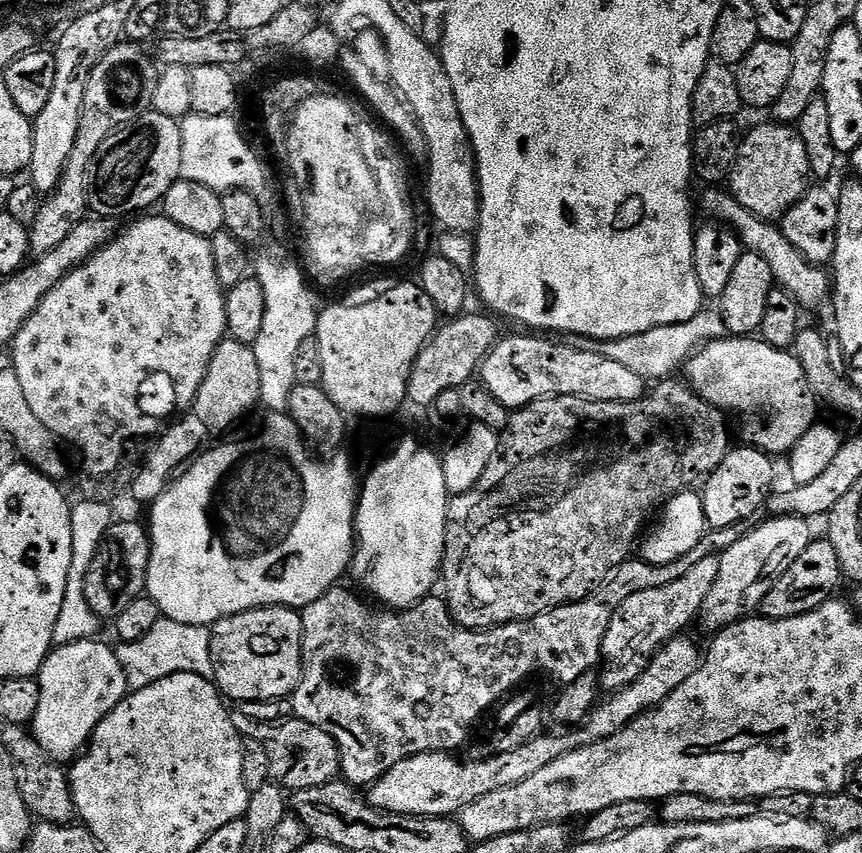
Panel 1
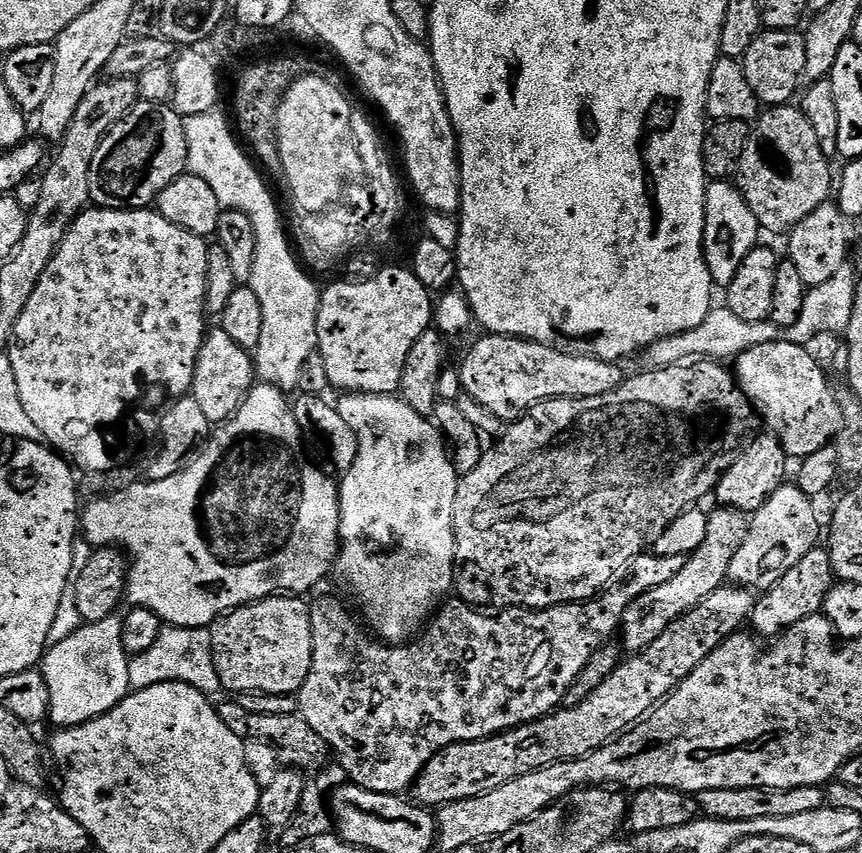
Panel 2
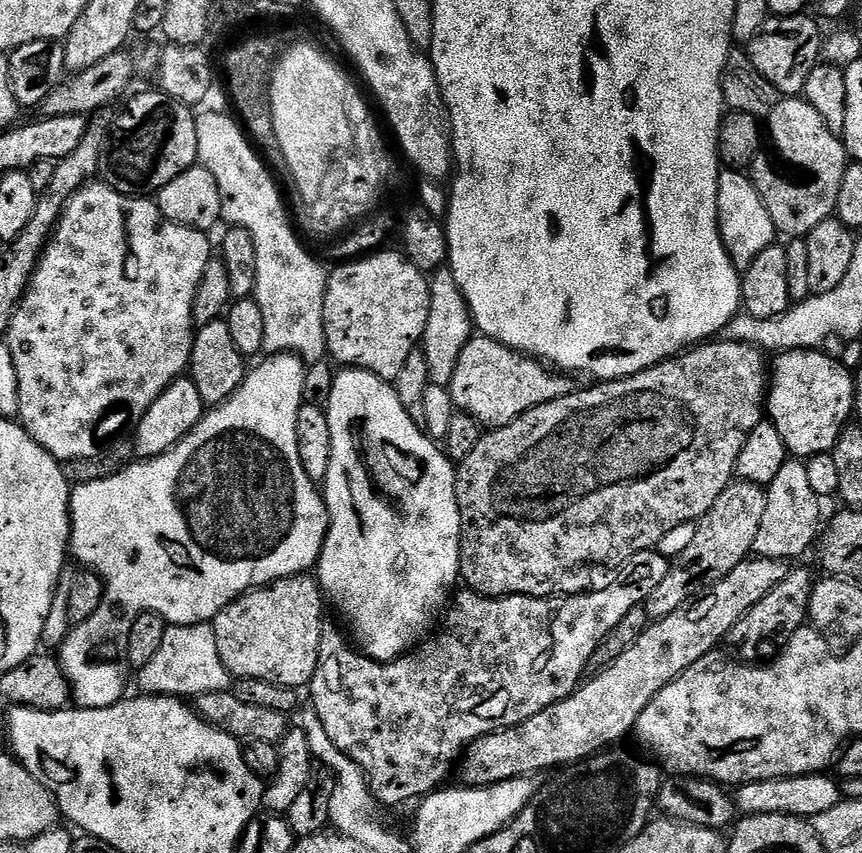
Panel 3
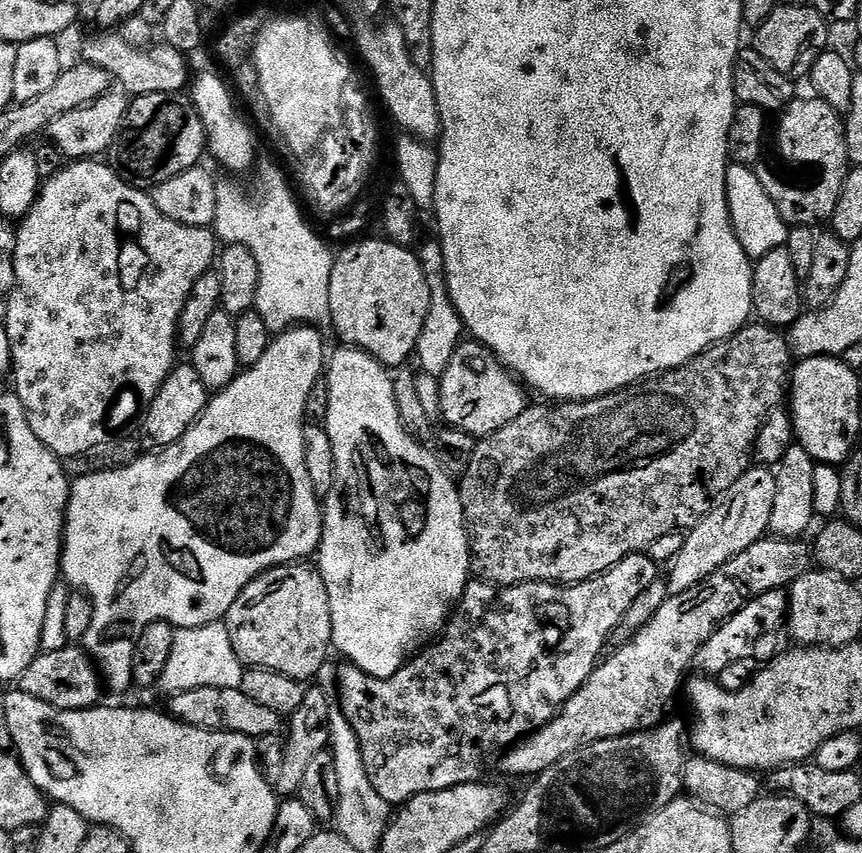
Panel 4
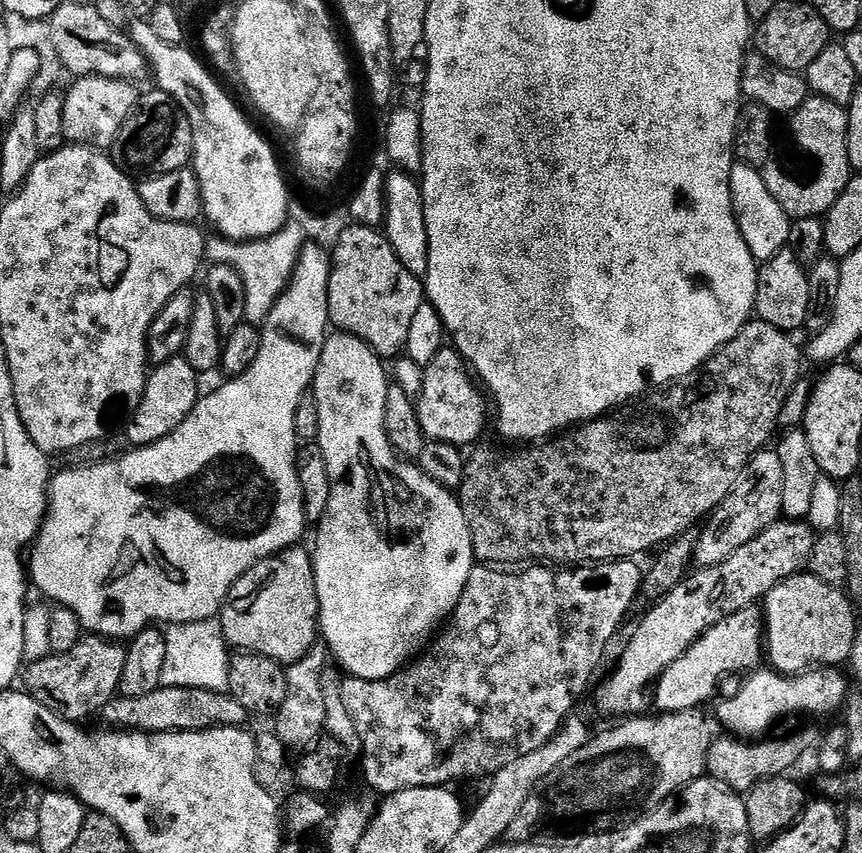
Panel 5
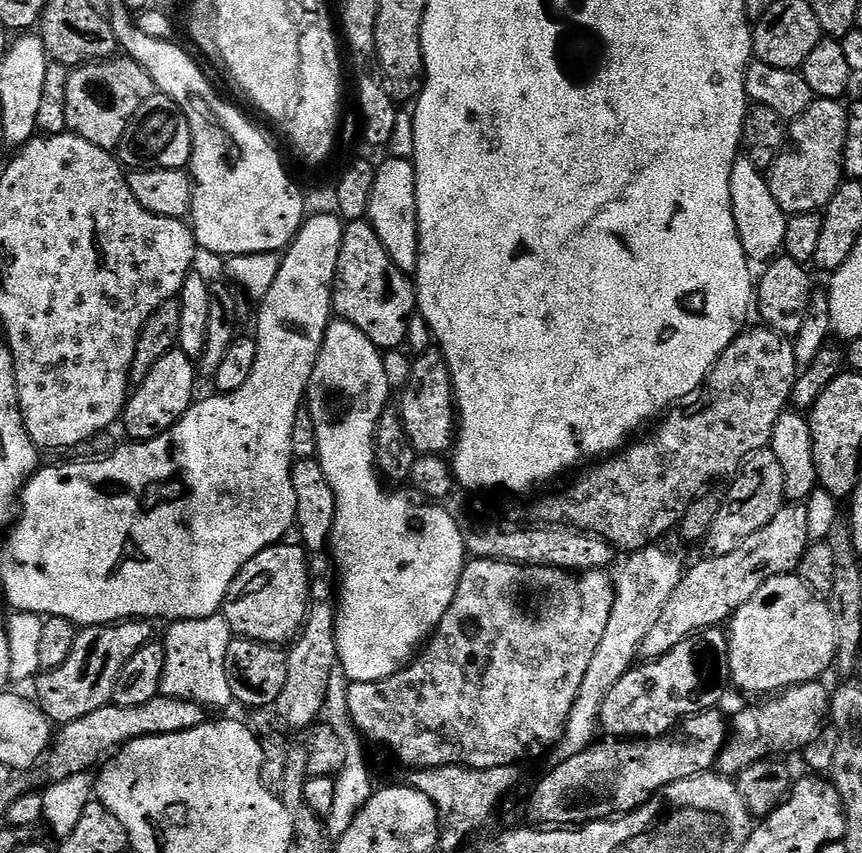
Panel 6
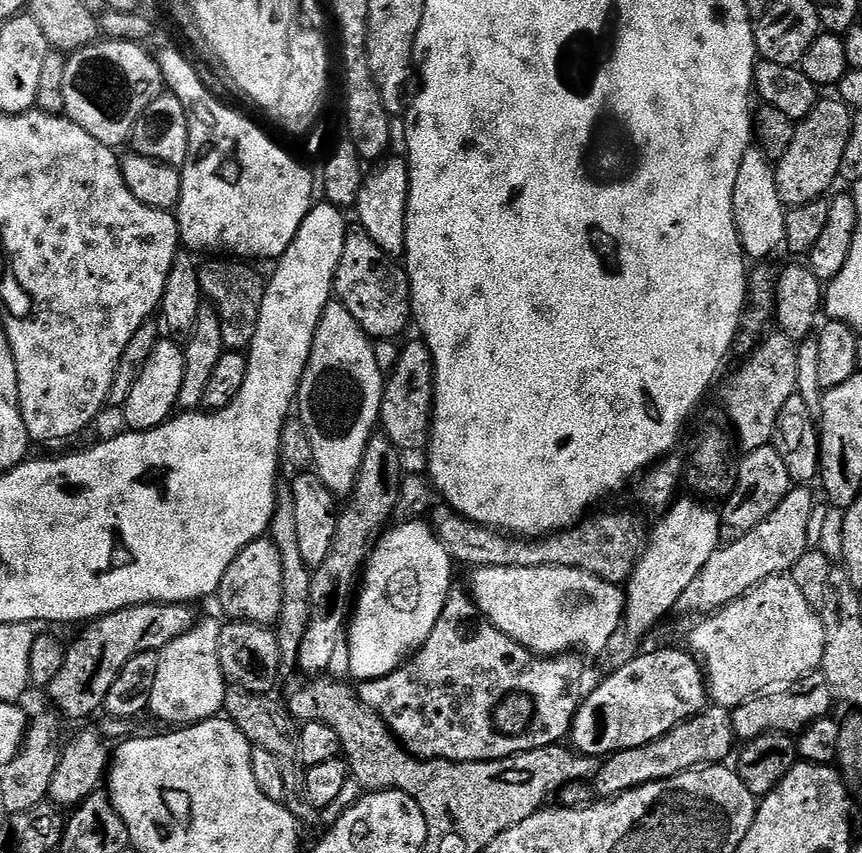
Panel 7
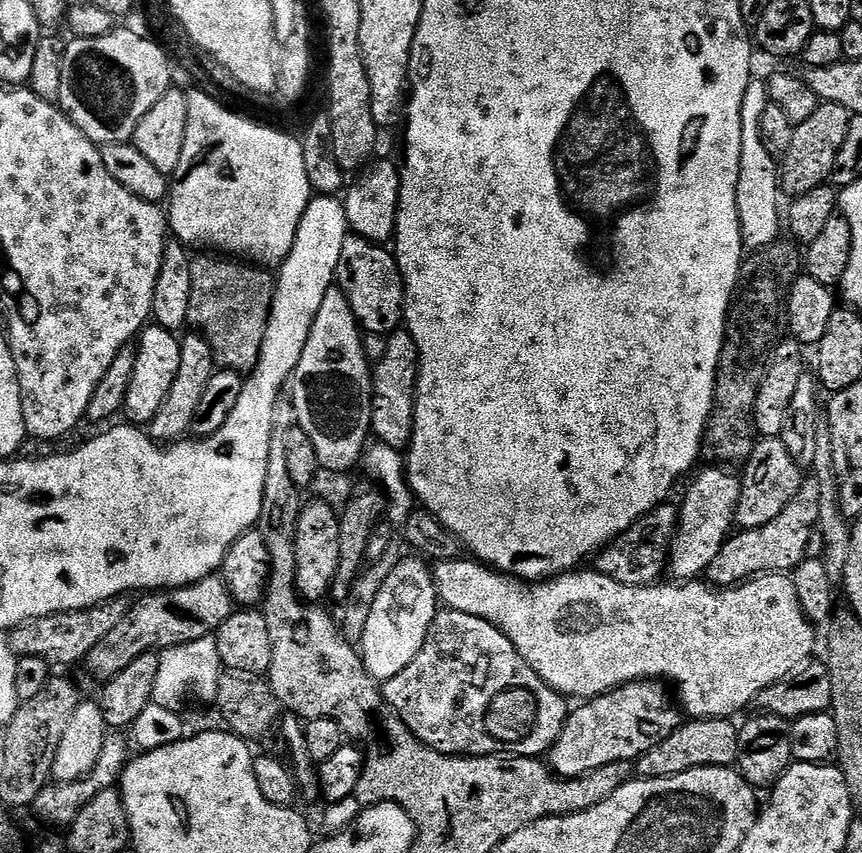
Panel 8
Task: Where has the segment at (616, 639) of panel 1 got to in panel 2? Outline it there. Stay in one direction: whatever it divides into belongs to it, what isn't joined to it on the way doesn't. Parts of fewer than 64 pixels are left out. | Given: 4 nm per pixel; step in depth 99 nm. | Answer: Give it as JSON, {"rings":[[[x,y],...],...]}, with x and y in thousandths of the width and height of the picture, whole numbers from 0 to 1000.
{"rings":[[[835,593],[829,598],[832,600],[827,599],[821,606],[819,635],[814,635],[814,640],[810,640],[810,645],[797,653],[787,673],[782,673],[777,682],[768,682],[768,687],[759,687],[759,692],[749,692],[749,696],[731,706],[722,733],[722,760],[725,766],[737,767],[749,762],[755,755],[763,753],[768,743],[773,743],[775,735],[788,722],[795,722],[800,715],[805,715],[805,710],[810,710],[819,700],[828,696],[828,692],[841,688],[847,659],[852,659],[852,649],[856,649],[861,635],[865,635],[870,610],[864,601],[854,596]]]}

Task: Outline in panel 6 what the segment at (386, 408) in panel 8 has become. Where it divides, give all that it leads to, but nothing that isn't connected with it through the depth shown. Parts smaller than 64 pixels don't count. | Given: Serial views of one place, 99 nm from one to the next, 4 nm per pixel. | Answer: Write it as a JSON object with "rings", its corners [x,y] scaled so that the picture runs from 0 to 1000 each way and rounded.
{"rings":[[[501,406],[498,413],[492,413],[479,421],[476,443],[463,461],[462,482],[474,518],[484,531],[498,535],[509,535],[523,531],[531,505],[529,487],[529,467],[524,462],[524,444],[517,420],[510,409]]]}

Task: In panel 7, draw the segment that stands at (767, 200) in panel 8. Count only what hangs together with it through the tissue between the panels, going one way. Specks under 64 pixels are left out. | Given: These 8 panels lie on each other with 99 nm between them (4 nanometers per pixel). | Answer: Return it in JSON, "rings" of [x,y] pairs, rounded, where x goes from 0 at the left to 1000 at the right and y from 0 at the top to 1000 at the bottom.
{"rings":[[[881,176],[864,178],[852,213],[852,256],[864,301],[886,307],[894,295],[906,294],[912,274],[912,240],[903,232],[900,203],[890,183]]]}

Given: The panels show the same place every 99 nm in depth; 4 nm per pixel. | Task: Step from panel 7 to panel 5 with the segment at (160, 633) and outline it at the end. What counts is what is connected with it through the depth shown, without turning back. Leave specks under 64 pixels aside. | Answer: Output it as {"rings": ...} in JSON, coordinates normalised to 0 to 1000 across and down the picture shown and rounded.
{"rings":[[[116,743],[99,744],[84,762],[75,766],[57,767],[48,774],[36,775],[26,788],[26,807],[39,817],[53,832],[67,837],[78,844],[97,846],[101,839],[119,836],[121,830],[138,812],[142,781],[146,781],[147,758],[143,754],[133,755],[133,749]]]}

